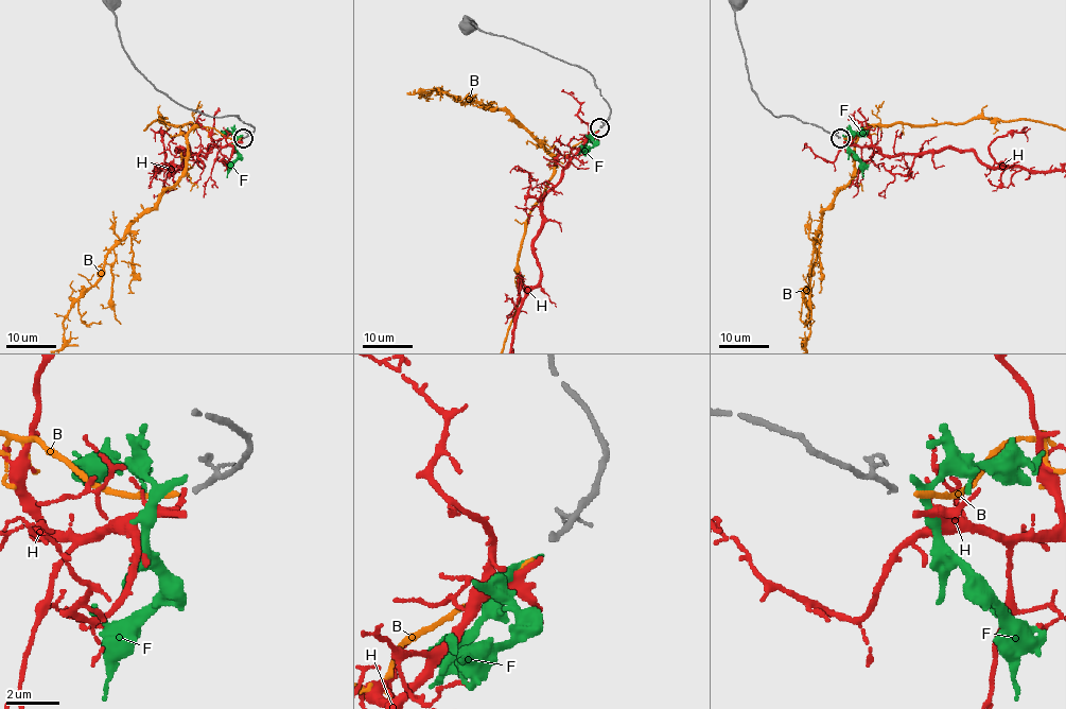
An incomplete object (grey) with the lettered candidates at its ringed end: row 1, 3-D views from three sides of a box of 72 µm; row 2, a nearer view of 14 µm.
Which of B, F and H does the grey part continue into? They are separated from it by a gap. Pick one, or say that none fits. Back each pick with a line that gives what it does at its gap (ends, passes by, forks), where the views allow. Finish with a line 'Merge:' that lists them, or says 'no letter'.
B: it ends
Merge: B

